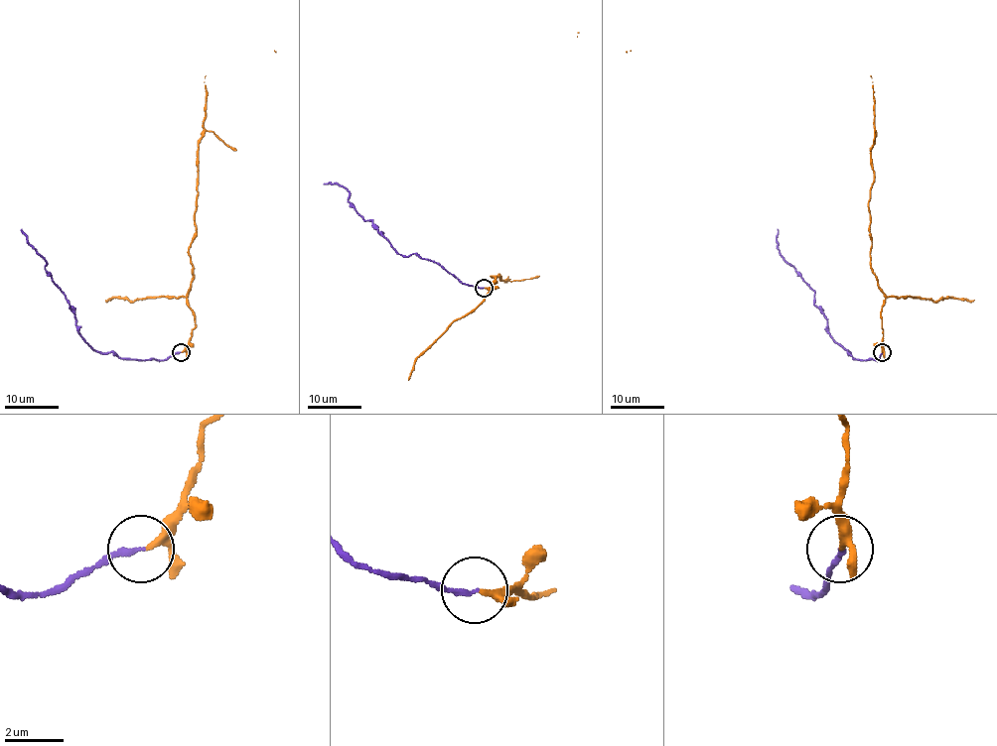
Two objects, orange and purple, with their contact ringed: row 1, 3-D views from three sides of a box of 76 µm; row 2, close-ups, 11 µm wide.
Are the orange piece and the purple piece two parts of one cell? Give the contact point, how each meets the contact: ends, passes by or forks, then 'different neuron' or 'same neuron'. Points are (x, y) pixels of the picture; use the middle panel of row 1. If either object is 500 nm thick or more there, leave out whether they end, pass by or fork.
place (484, 288); orange passes by; purple ends; same neuron

